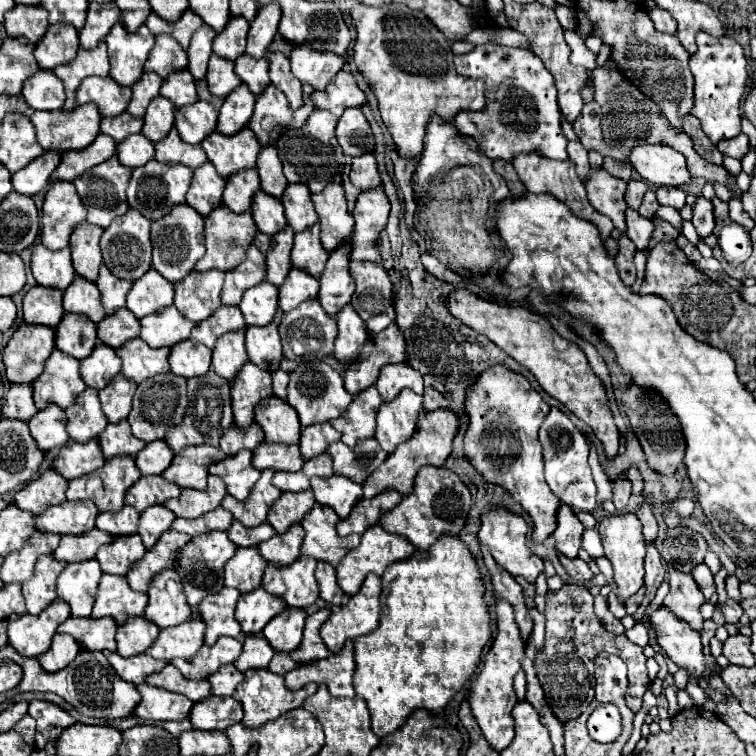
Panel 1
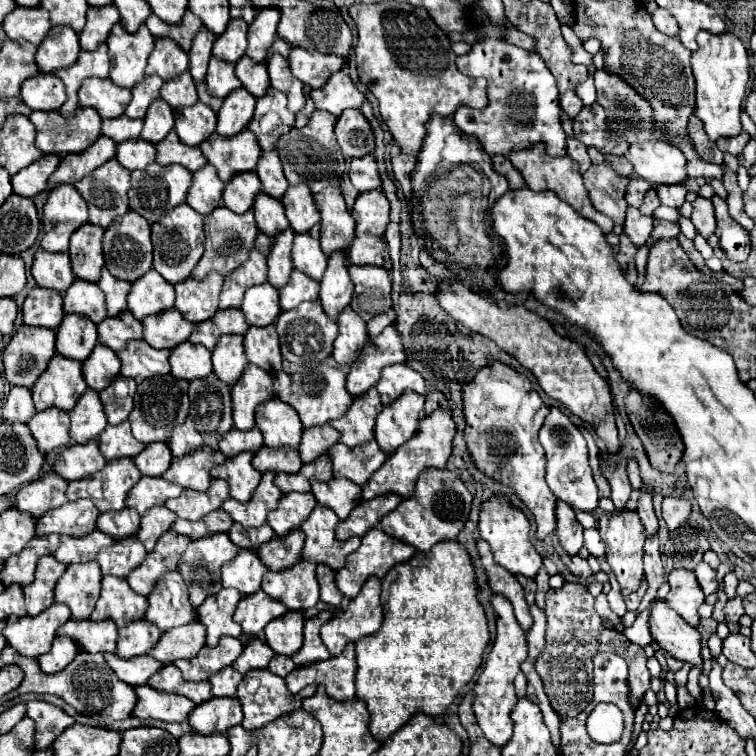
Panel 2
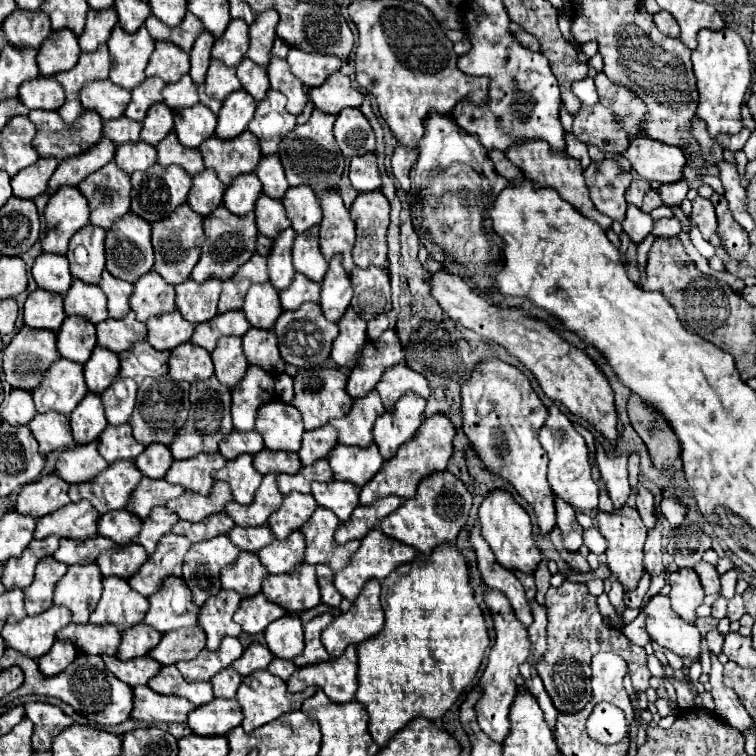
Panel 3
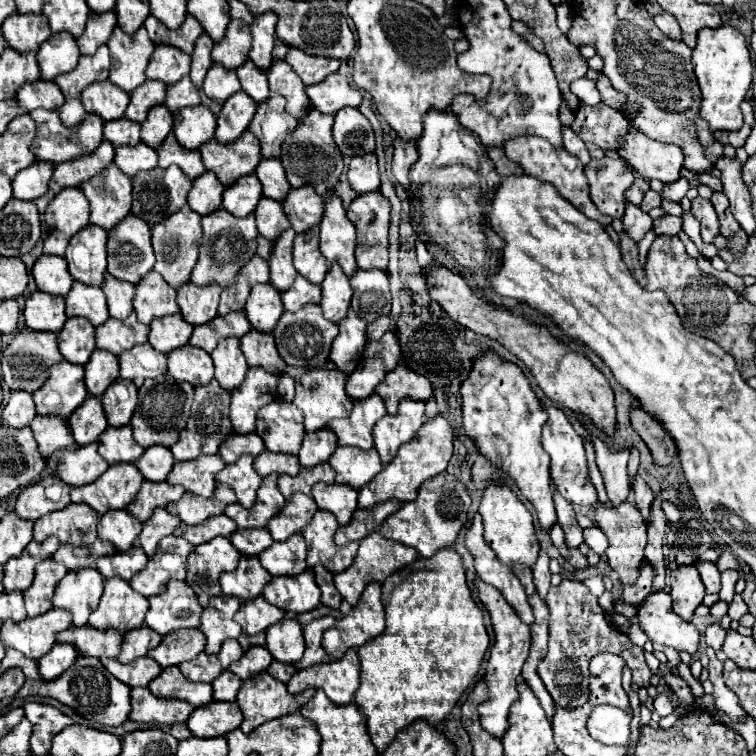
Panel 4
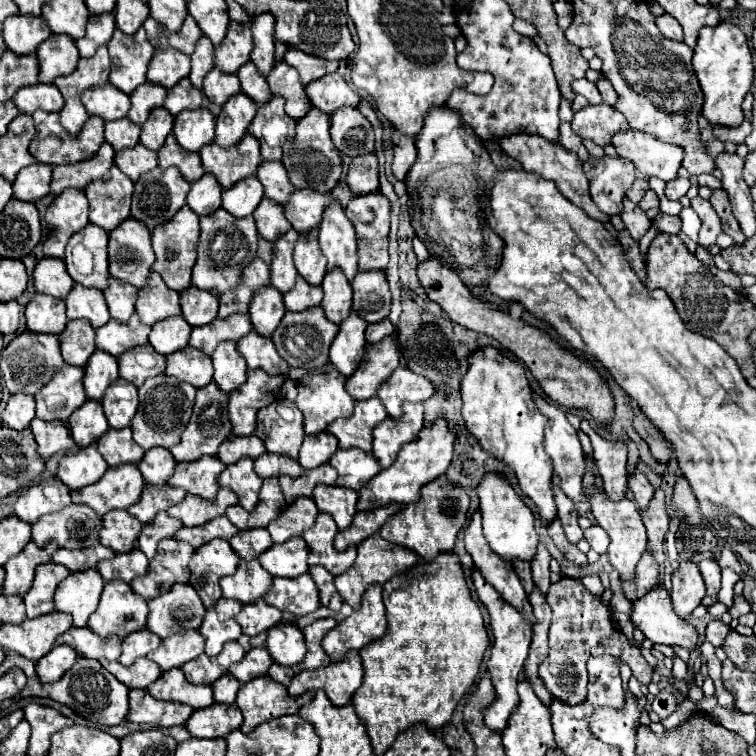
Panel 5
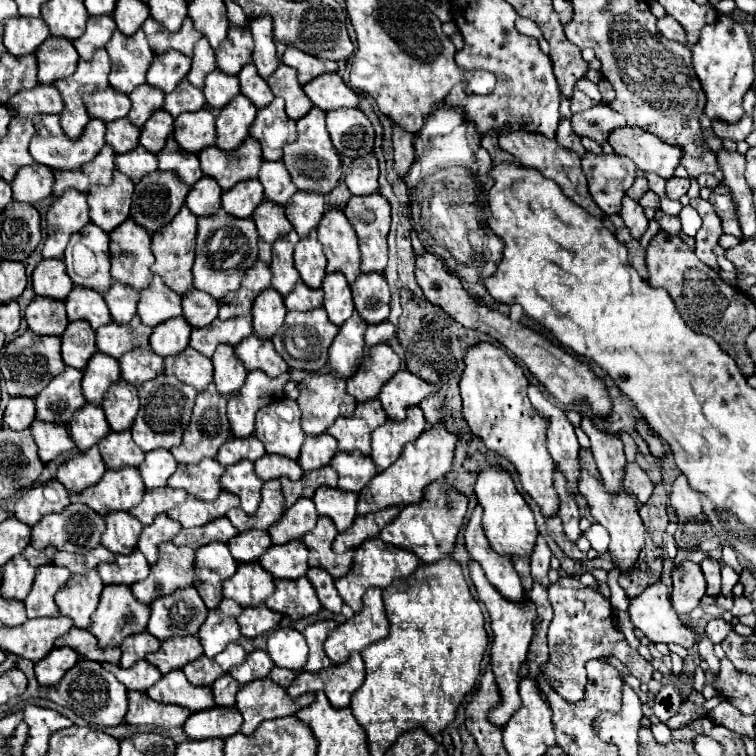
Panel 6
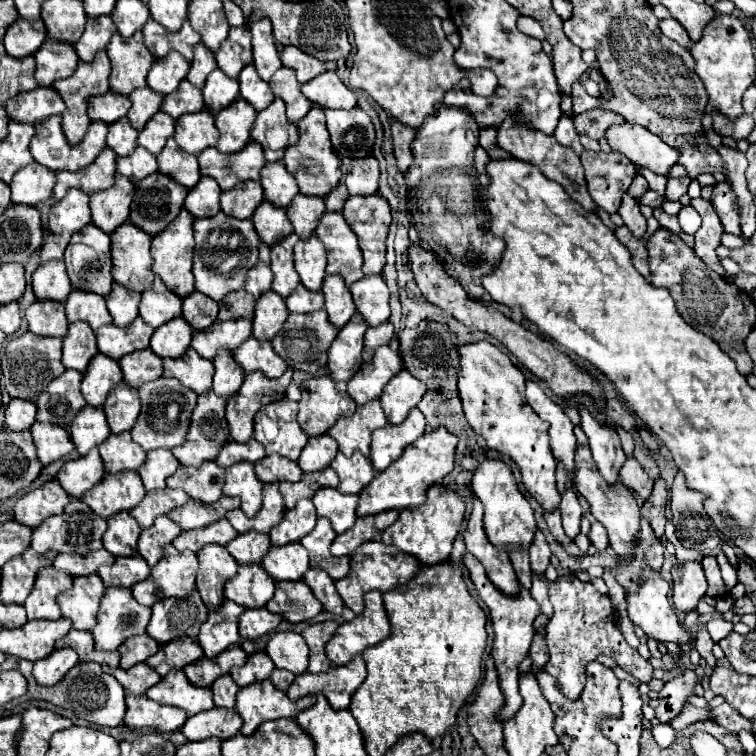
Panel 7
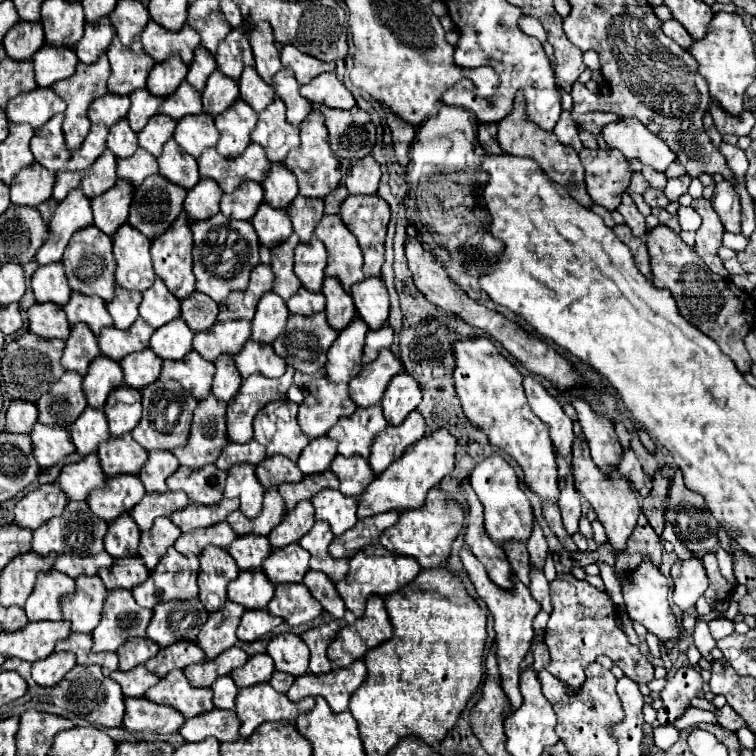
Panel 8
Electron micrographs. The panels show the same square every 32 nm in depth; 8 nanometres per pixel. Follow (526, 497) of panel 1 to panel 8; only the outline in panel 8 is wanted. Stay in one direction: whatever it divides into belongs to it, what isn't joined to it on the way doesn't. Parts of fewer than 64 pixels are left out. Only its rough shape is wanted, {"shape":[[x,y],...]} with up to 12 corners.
{"shape":[[488,338],[456,344],[464,414],[558,502],[548,426]]}

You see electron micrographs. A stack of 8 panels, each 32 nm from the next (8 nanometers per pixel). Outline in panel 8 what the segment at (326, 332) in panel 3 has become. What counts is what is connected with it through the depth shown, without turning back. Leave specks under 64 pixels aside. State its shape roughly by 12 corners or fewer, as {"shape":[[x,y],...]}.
{"shape":[[324,312],[290,314],[272,342],[304,374],[324,368],[338,332]]}

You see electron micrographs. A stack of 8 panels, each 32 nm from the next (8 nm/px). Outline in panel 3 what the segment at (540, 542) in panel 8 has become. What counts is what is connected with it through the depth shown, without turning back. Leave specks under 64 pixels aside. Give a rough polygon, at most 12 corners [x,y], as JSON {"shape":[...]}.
{"shape":[[540,562],[534,580],[538,586],[536,600],[544,604],[550,588],[550,572],[546,562]]}

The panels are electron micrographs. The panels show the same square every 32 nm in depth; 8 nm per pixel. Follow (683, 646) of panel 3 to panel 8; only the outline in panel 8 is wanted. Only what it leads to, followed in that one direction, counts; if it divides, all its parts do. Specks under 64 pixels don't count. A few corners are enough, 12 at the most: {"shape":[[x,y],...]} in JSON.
{"shape":[[648,560],[622,584],[626,612],[660,640],[680,640],[668,580]]}

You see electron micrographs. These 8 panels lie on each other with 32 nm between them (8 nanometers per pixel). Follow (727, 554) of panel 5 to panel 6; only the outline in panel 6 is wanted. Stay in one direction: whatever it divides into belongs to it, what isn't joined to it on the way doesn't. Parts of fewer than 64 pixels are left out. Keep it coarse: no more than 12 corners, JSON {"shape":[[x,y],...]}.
{"shape":[[723,547],[721,563],[738,574],[743,570],[735,550]]}

